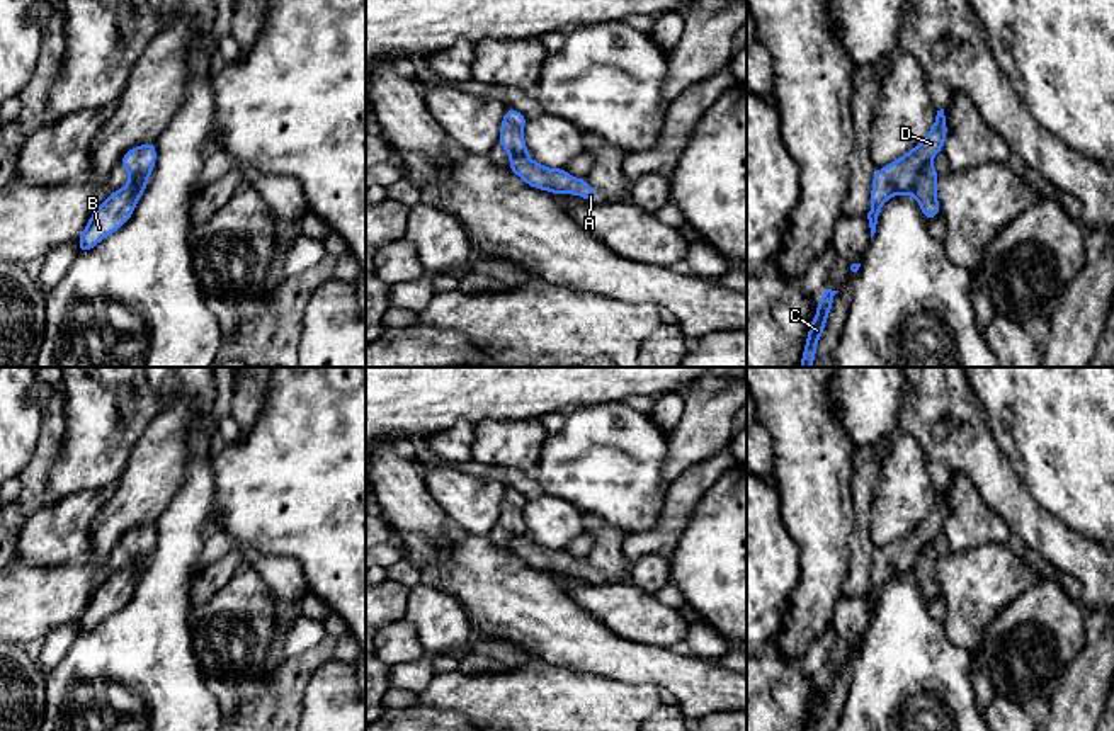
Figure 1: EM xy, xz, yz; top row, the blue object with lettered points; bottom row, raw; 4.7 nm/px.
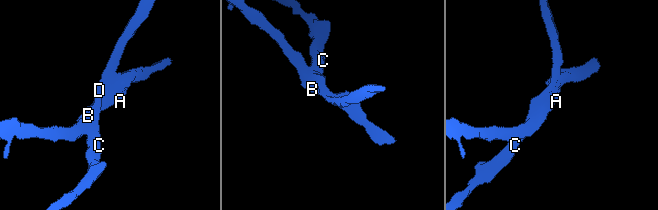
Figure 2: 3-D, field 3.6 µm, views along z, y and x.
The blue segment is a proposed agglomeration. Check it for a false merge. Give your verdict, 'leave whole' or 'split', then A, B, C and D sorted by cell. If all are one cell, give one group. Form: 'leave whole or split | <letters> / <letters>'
split | A B / C D

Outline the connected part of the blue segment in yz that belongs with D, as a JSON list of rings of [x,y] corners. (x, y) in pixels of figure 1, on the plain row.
[[[944,490],[937,491],[929,515],[898,541],[872,554],[871,590],[867,593],[871,619],[876,614],[881,588],[893,576],[908,576],[927,542],[942,532],[947,518]]]

